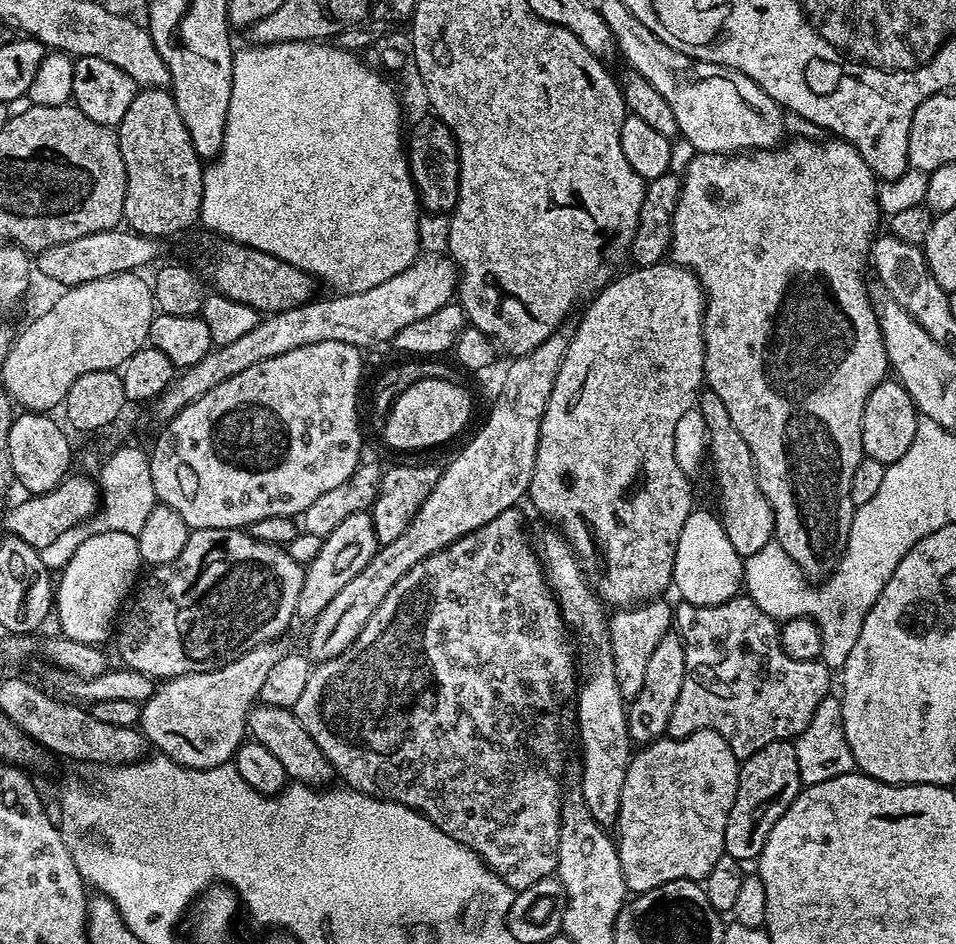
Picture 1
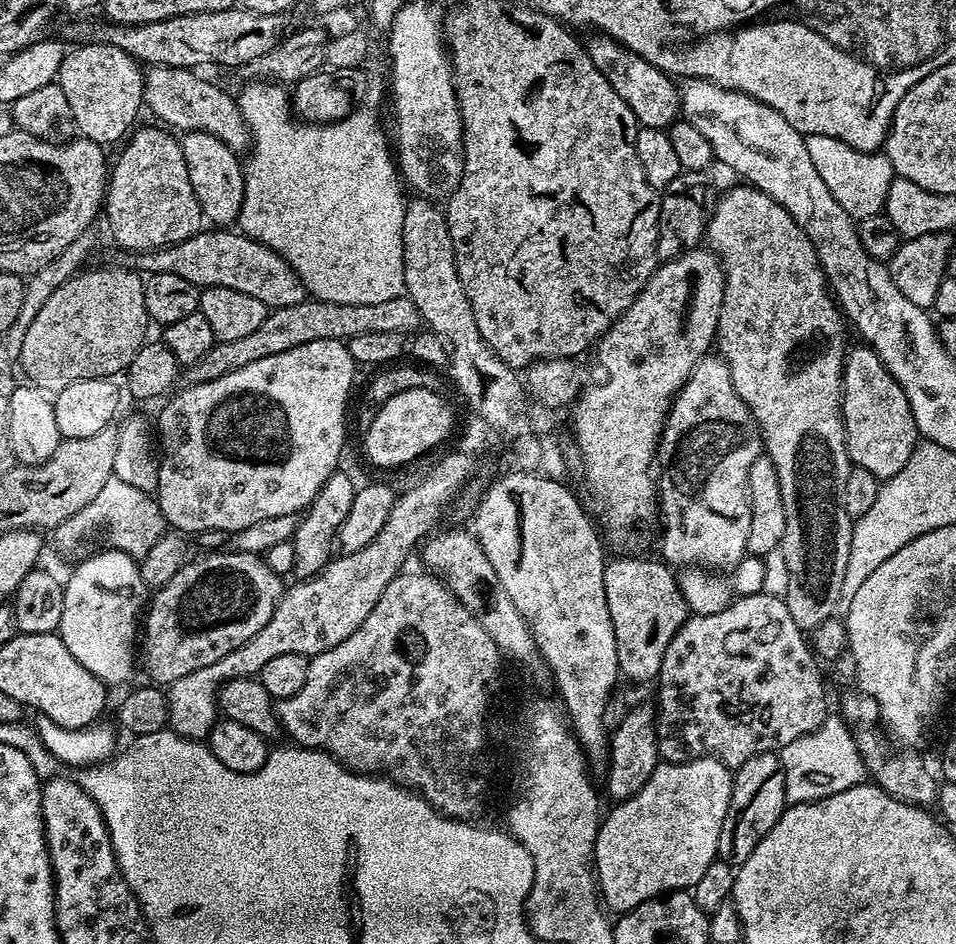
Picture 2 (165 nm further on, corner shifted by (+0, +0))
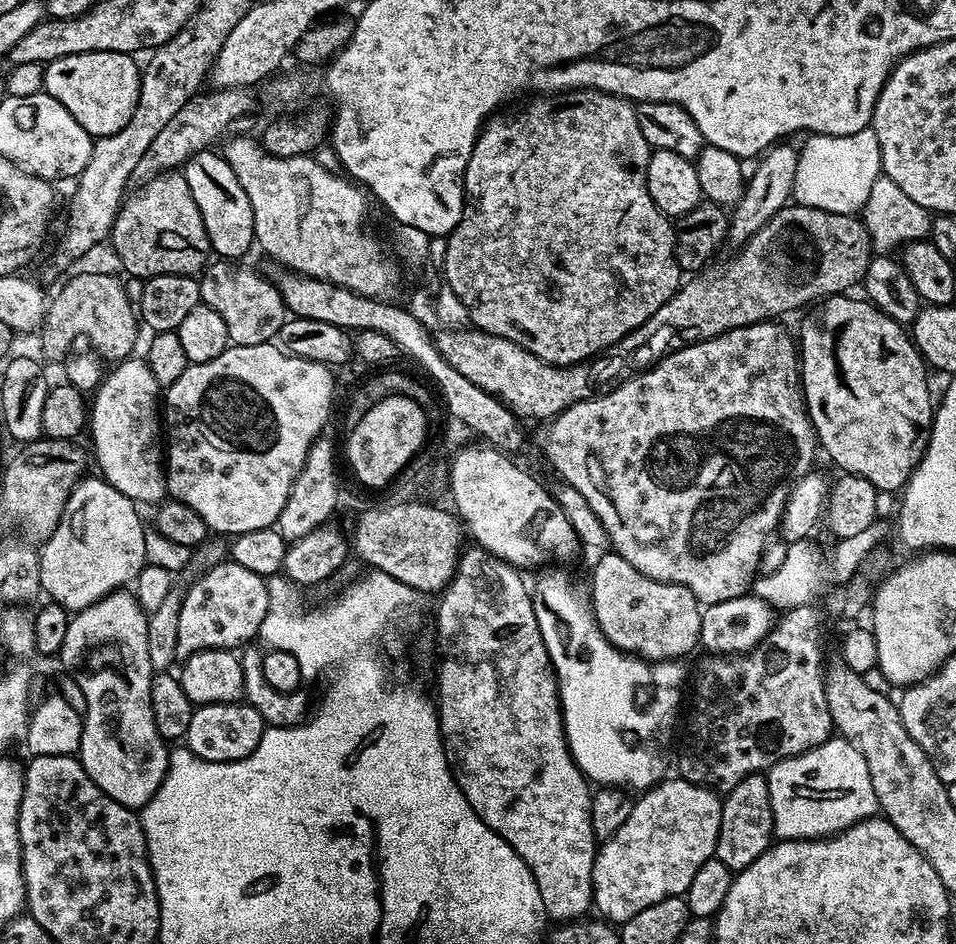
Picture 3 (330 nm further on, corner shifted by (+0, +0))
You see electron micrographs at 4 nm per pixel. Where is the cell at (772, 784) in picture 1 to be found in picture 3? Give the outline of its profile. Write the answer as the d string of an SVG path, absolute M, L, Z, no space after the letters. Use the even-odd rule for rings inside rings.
M764 774L747 776L734 786L722 800L722 822L718 830L715 859L726 862L733 873L741 872L754 858L758 858L773 843L770 786Z

